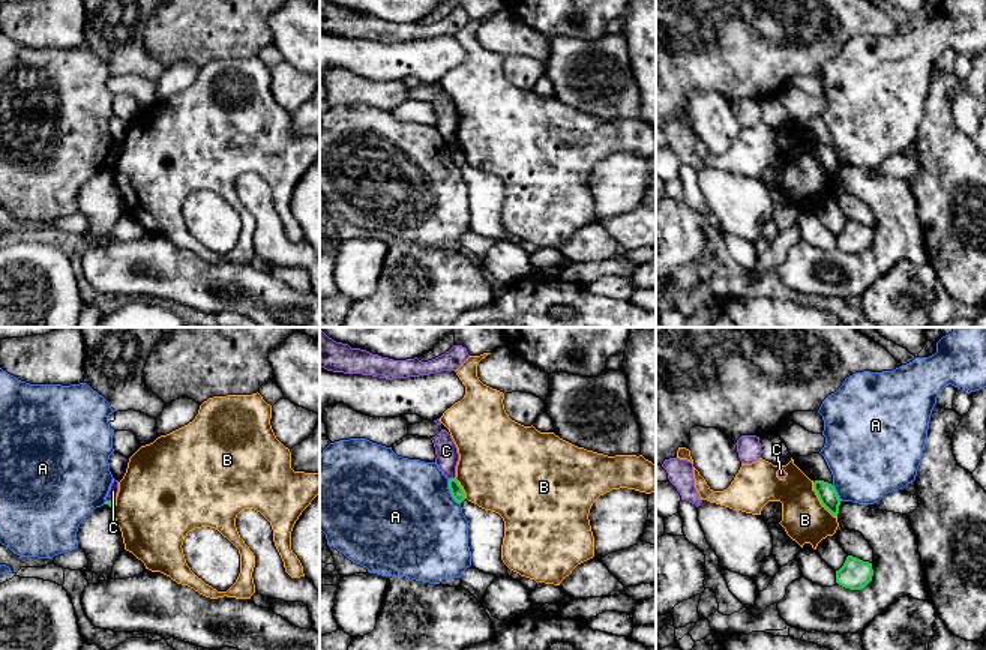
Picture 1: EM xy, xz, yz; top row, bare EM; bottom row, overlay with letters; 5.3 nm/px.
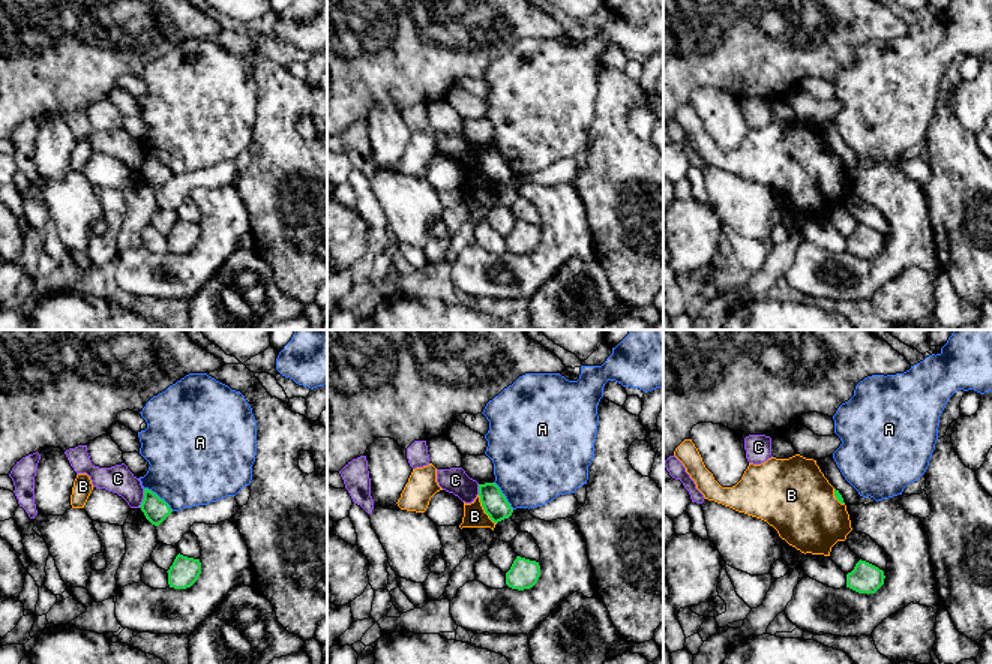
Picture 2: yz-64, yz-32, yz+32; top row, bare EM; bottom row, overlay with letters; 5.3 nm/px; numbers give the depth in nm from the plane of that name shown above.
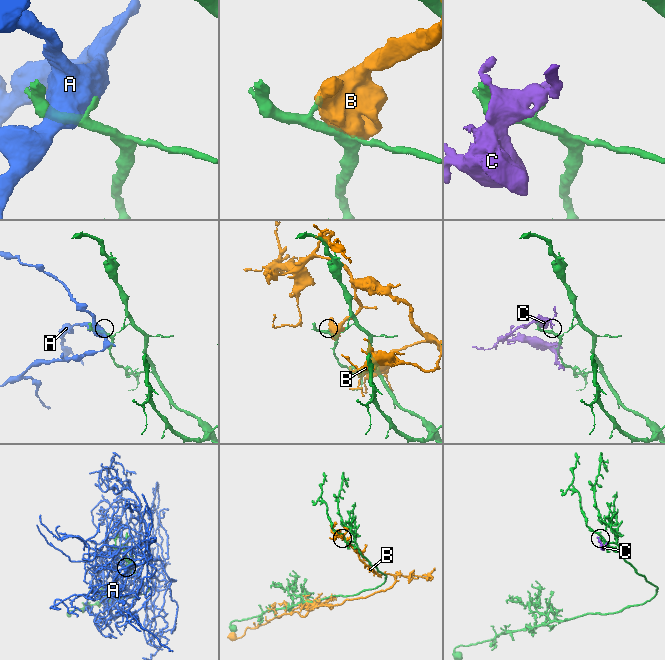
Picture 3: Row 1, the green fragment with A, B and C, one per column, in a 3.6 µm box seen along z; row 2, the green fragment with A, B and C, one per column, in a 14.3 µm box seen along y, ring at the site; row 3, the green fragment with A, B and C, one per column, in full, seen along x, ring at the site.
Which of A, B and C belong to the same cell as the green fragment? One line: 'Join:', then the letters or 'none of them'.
Join: none of them

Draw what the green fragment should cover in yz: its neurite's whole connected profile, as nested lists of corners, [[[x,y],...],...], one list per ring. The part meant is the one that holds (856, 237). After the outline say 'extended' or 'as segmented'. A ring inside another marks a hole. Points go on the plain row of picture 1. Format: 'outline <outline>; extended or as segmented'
outline [[[848,219],[843,230],[836,234],[836,246],[849,254],[864,252],[873,240],[872,227]]]; as segmented

